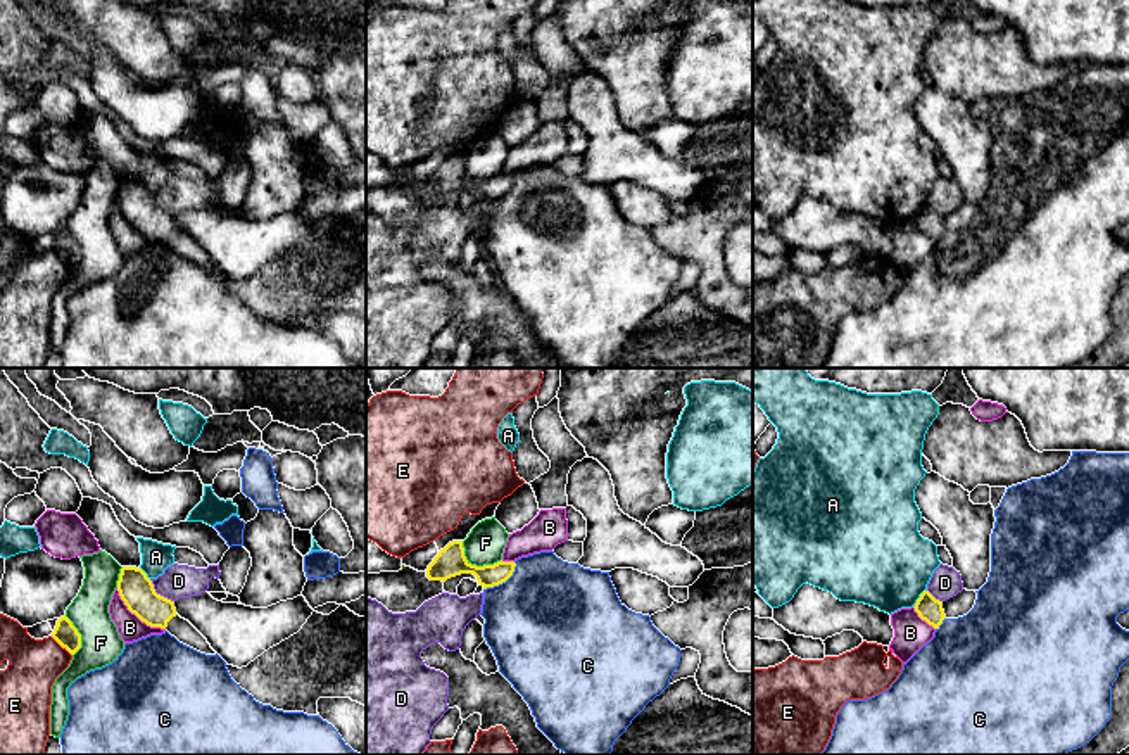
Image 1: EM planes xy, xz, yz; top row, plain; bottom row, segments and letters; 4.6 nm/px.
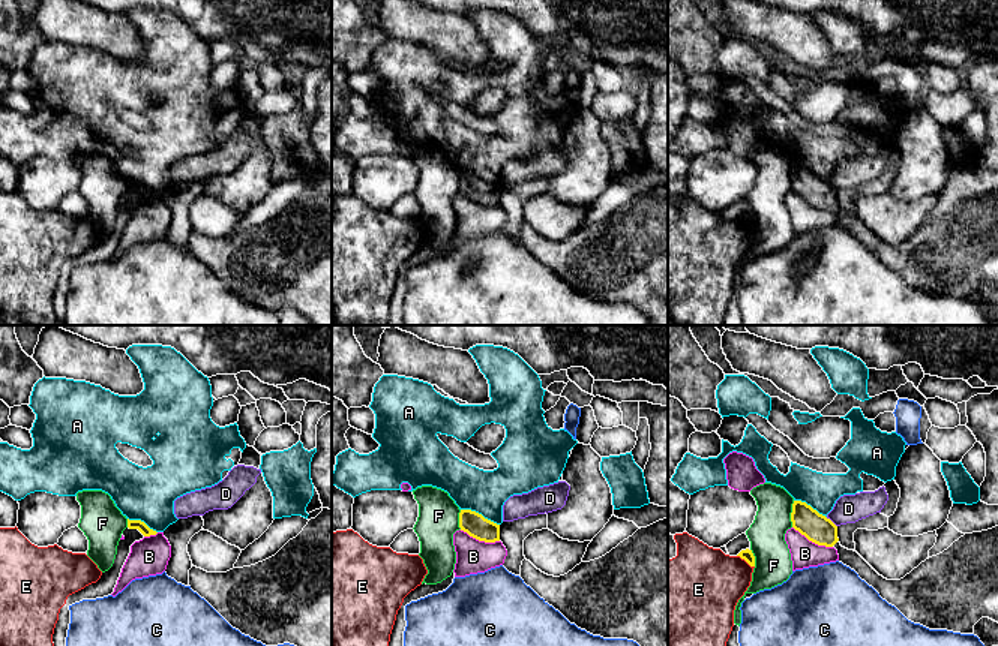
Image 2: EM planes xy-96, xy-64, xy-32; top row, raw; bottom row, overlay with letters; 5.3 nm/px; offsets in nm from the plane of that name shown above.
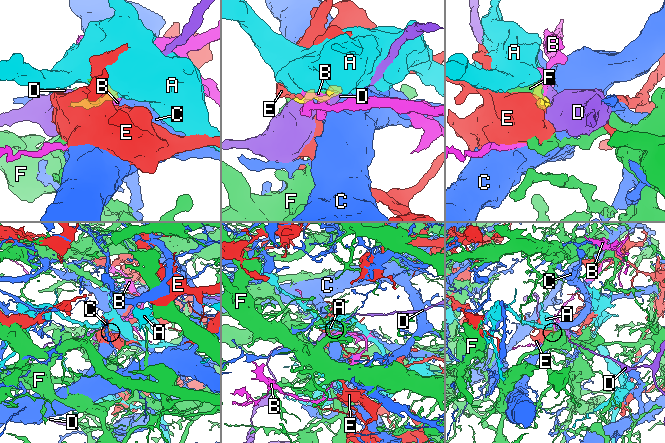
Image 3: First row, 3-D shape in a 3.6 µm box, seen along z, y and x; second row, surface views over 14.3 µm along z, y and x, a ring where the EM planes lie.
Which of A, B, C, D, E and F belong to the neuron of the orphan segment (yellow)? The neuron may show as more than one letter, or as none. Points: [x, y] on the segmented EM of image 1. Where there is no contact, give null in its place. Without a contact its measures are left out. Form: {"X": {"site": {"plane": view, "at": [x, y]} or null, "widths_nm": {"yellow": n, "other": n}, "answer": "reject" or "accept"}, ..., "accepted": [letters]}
{"A": {"site": {"plane": "yz", "at": [919, 598]}, "widths_nm": {"yellow": 120, "other": 440}, "answer": "reject"}, "B": {"site": {"plane": "xy", "at": [137, 615]}, "widths_nm": {"yellow": 160, "other": 120}, "answer": "reject"}, "C": {"site": {"plane": "xz", "at": [503, 581]}, "widths_nm": {"yellow": 130, "other": 480}, "answer": "reject"}, "D": {"site": {"plane": "xy", "at": [159, 595]}, "widths_nm": {"yellow": 160, "other": 160}, "answer": "reject"}, "E": {"site": {"plane": "xy", "at": [61, 645]}, "widths_nm": {"yellow": 110, "other": 240}, "answer": "reject"}, "F": {"site": {"plane": "xz", "at": [475, 565]}, "widths_nm": {"yellow": 140, "other": 180}, "answer": "reject"}, "accepted": []}

